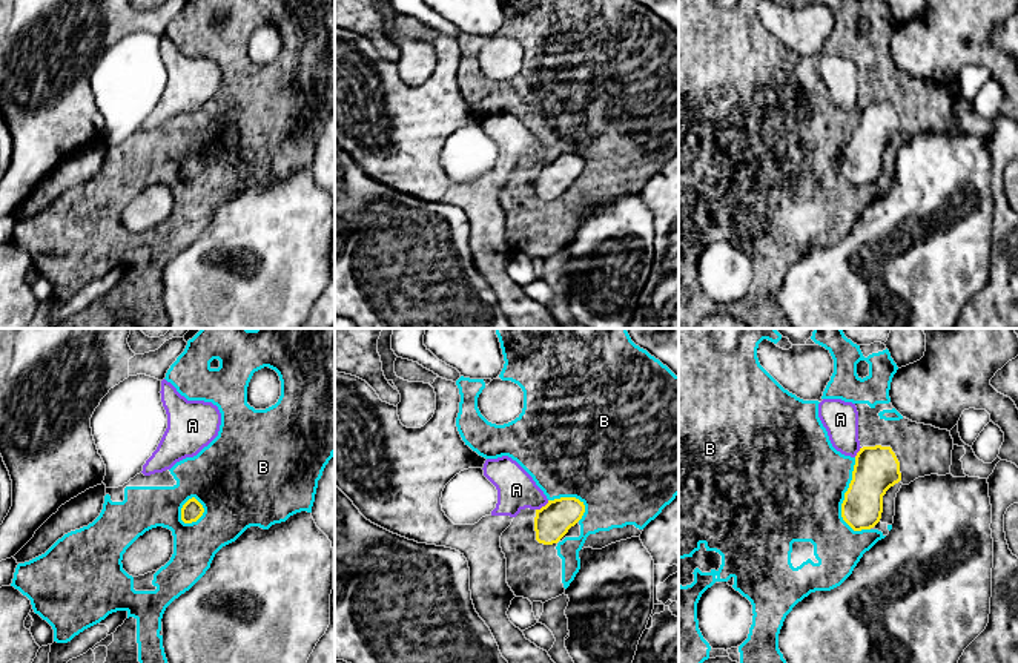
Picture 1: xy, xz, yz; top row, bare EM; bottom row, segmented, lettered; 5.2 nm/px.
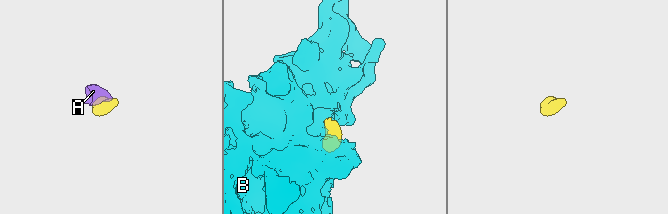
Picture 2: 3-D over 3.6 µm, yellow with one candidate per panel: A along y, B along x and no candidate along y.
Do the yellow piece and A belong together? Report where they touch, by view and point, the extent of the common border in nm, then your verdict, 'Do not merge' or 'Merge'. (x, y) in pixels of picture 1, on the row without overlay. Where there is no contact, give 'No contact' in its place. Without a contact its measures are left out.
Touches yellow at xz (542, 163). Shared border 90 nm. Merge

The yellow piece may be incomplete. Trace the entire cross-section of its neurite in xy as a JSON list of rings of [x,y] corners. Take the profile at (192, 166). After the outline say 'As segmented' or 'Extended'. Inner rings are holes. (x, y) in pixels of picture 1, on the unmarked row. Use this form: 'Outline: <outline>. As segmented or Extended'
Outline: [[[189,155],[181,164],[181,176],[184,180],[197,178],[204,169],[203,161],[195,155]]]. As segmented

